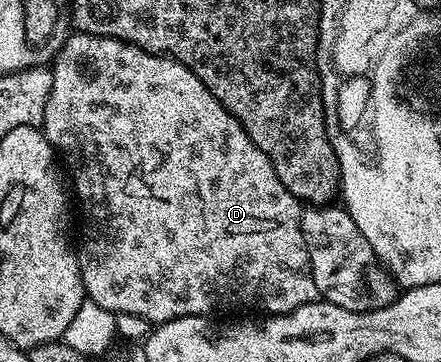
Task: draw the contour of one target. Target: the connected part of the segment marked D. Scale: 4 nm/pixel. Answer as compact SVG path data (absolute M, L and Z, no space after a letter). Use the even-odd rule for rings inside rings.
M74 31L72 35L66 38L65 45L58 52L56 49L51 64L53 81L45 107L43 131L63 157L64 163L65 160L69 163L73 184L85 211L85 233L81 236L81 248L79 244L76 253L86 297L103 306L103 310L114 314L139 315L153 326L184 316L205 316L213 307L237 308L242 304L245 308L262 308L265 314L280 314L318 303L309 251L301 233L302 205L287 190L287 186L279 182L279 174L275 174L275 166L271 166L267 154L251 142L241 123L213 97L211 90L199 82L191 69L168 55L145 52L124 40L114 40L112 36L92 36L79 31Z

